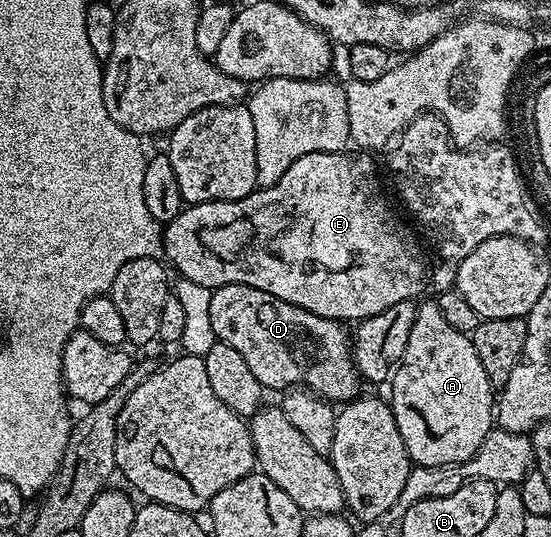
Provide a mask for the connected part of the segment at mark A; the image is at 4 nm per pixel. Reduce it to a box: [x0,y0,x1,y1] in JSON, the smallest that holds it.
[388,302,496,466]

